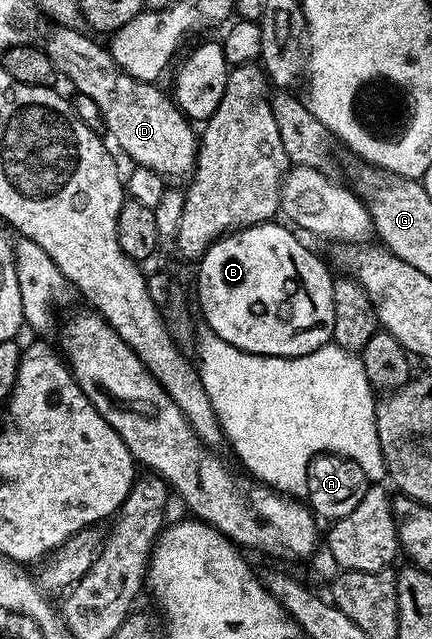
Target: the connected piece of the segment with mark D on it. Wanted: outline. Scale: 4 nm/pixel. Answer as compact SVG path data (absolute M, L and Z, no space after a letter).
M56 25L55 31L47 38L45 49L49 60L53 60L56 71L63 74L76 87L78 93L89 96L101 108L101 116L107 125L106 133L115 137L115 142L132 158L135 166L144 166L153 172L157 172L164 180L170 178L190 179L195 172L195 158L199 155L199 138L197 130L194 130L192 123L186 114L179 109L174 97L167 94L153 82L142 82L133 76L129 76L111 58L110 49L106 45L98 46L96 39L90 33L83 30L74 30L71 27Z

